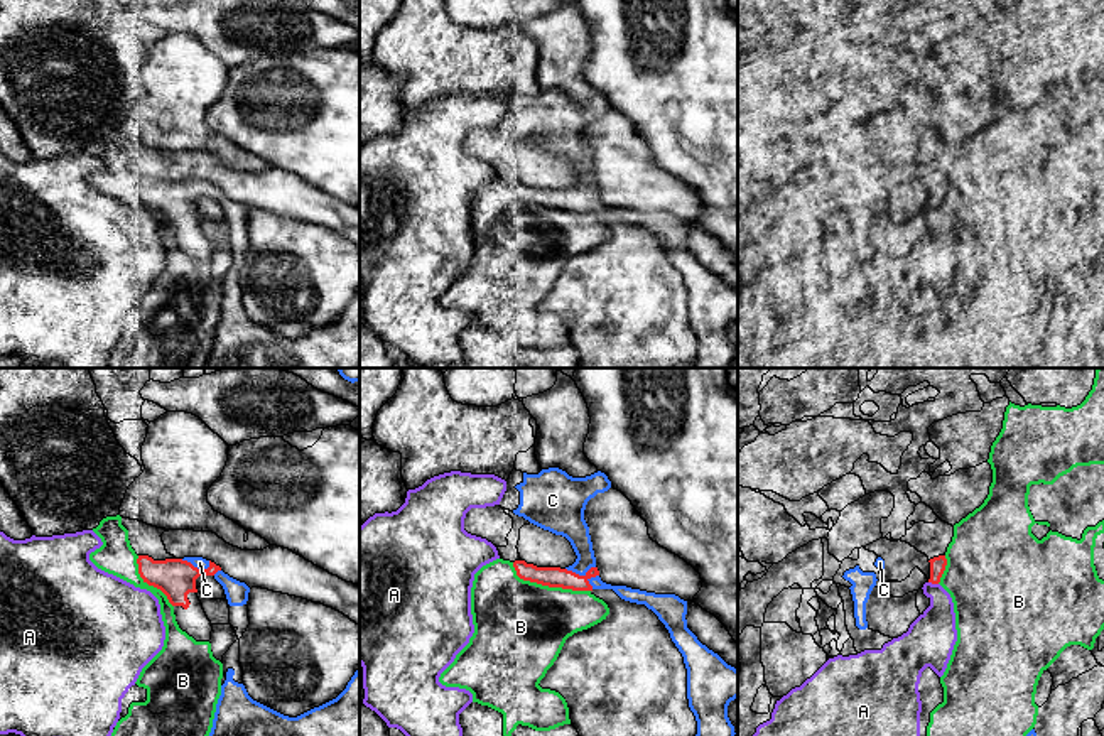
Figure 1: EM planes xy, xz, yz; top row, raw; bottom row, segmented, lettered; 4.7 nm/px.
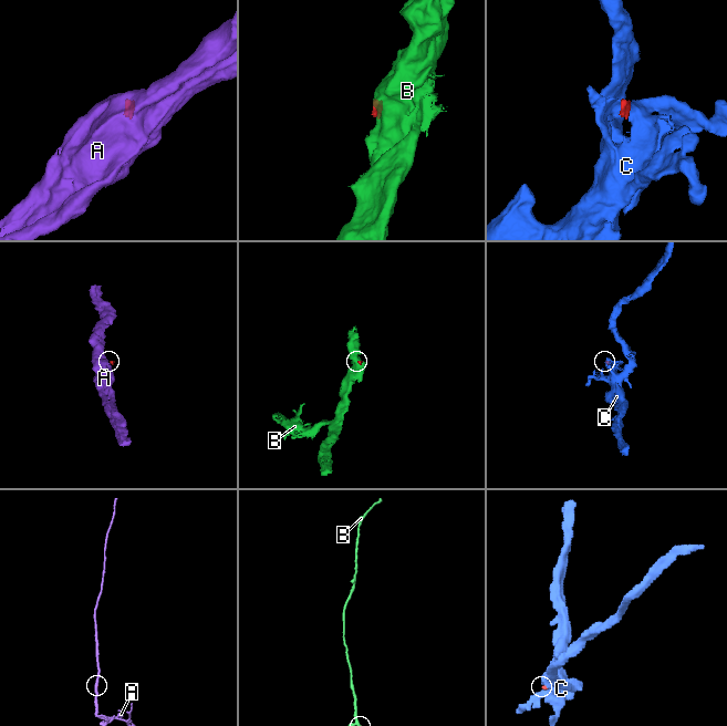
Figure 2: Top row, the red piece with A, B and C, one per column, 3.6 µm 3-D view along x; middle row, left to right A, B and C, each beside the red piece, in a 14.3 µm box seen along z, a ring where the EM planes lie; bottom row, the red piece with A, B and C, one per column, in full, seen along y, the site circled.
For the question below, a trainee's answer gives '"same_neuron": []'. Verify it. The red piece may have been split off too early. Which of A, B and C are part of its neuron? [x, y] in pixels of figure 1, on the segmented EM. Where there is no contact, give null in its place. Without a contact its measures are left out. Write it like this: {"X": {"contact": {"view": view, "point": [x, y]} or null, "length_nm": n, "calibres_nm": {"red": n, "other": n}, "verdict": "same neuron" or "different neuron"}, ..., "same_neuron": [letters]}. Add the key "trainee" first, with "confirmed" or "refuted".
{"trainee": "refuted", "A": {"contact": {"view": "yz", "point": [934, 583]}, "length_nm": 50, "calibres_nm": {"red": 80, "other": 220}, "verdict": "different neuron"}, "B": {"contact": {"view": "xz", "point": [547, 584]}, "length_nm": 400, "calibres_nm": {"red": 100, "other": 440}, "verdict": "different neuron"}, "C": {"contact": {"view": "xy", "point": [196, 568]}, "length_nm": 150, "calibres_nm": {"red": 190, "other": 60}, "verdict": "same neuron"}, "same_neuron": ["C"]}

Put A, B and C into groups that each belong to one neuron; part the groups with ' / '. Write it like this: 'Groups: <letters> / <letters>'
Groups: A / B / C

